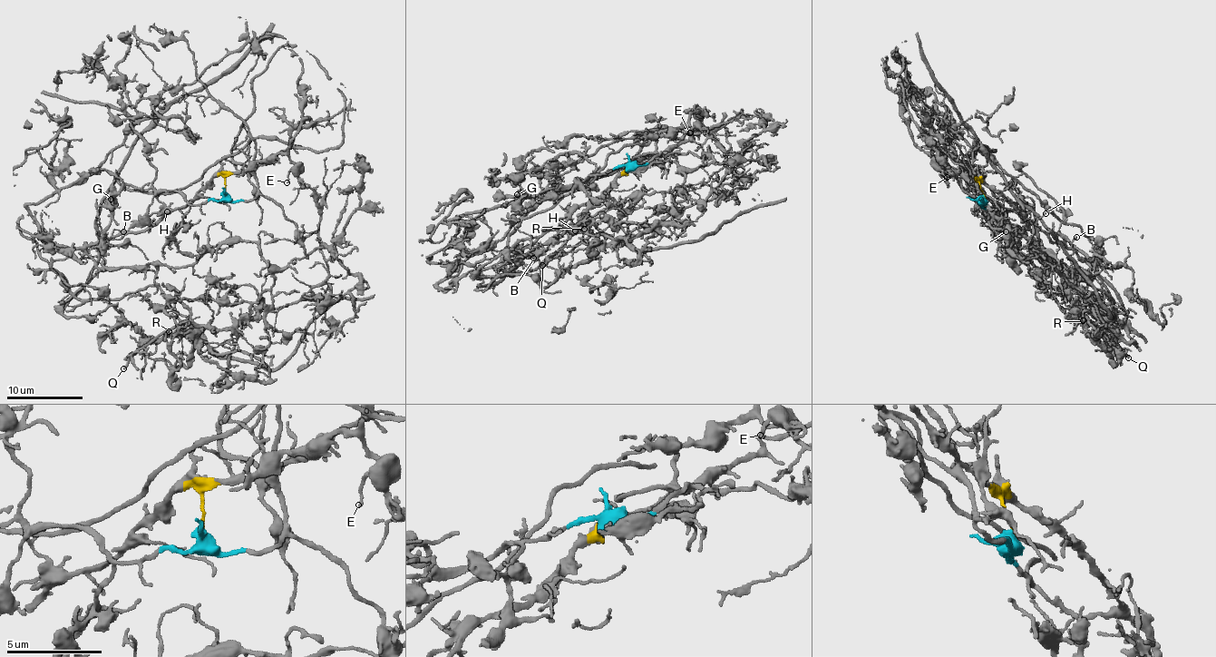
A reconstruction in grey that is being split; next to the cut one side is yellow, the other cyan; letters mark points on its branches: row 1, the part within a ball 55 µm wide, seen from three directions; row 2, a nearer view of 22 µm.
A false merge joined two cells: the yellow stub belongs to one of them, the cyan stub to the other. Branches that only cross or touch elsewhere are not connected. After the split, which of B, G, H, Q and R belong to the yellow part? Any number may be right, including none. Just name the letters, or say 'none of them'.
B, H

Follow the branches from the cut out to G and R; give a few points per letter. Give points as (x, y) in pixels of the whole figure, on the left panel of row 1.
G: (226, 193), (218, 201), (191, 204), (173, 191), (123, 187), (113, 199), (114, 204), (111, 198)
R: (226, 193), (272, 198), (305, 250), (271, 289), (269, 378), (235, 379), (170, 331)

